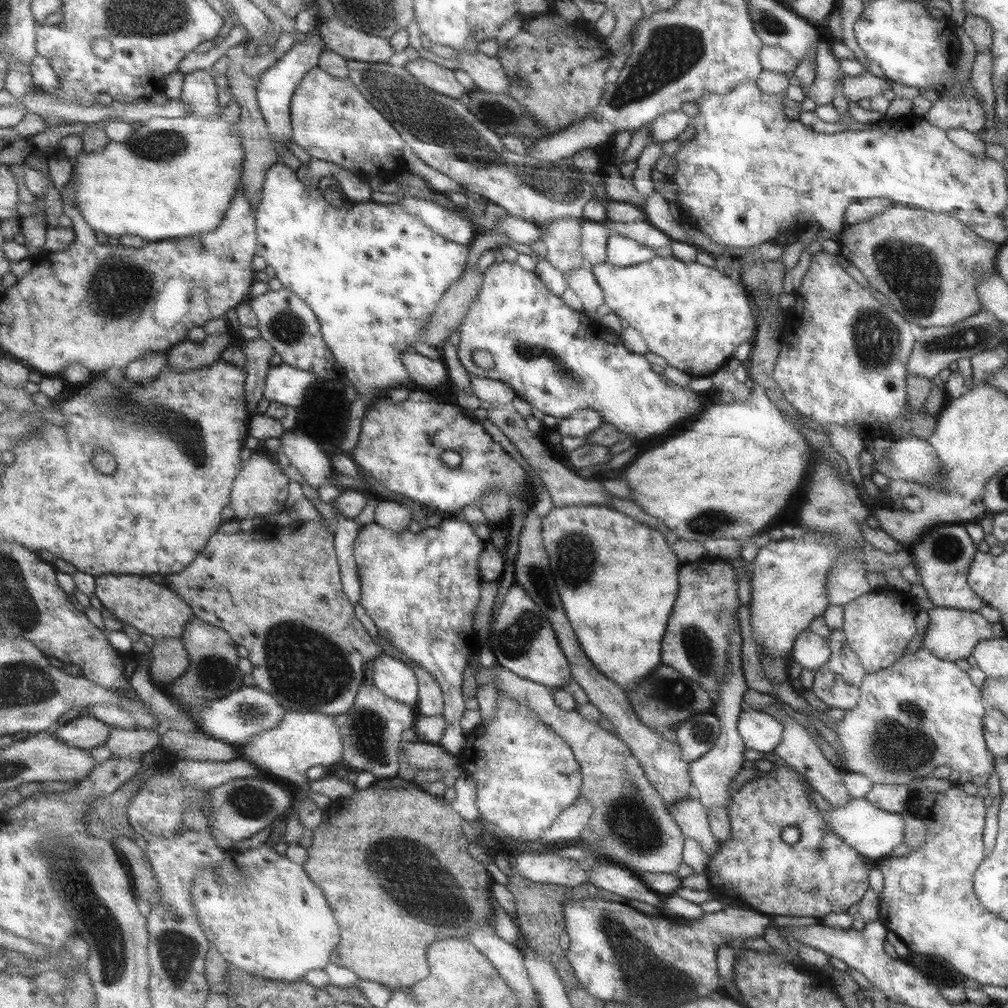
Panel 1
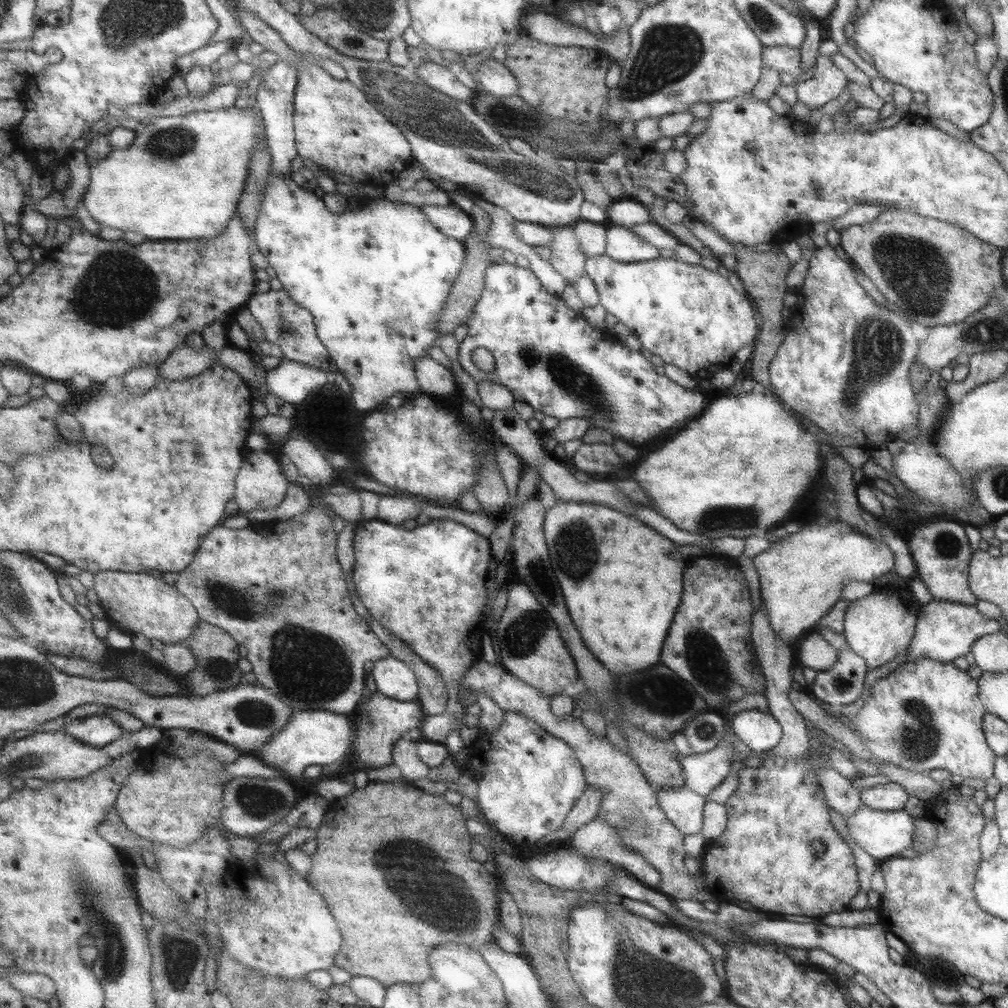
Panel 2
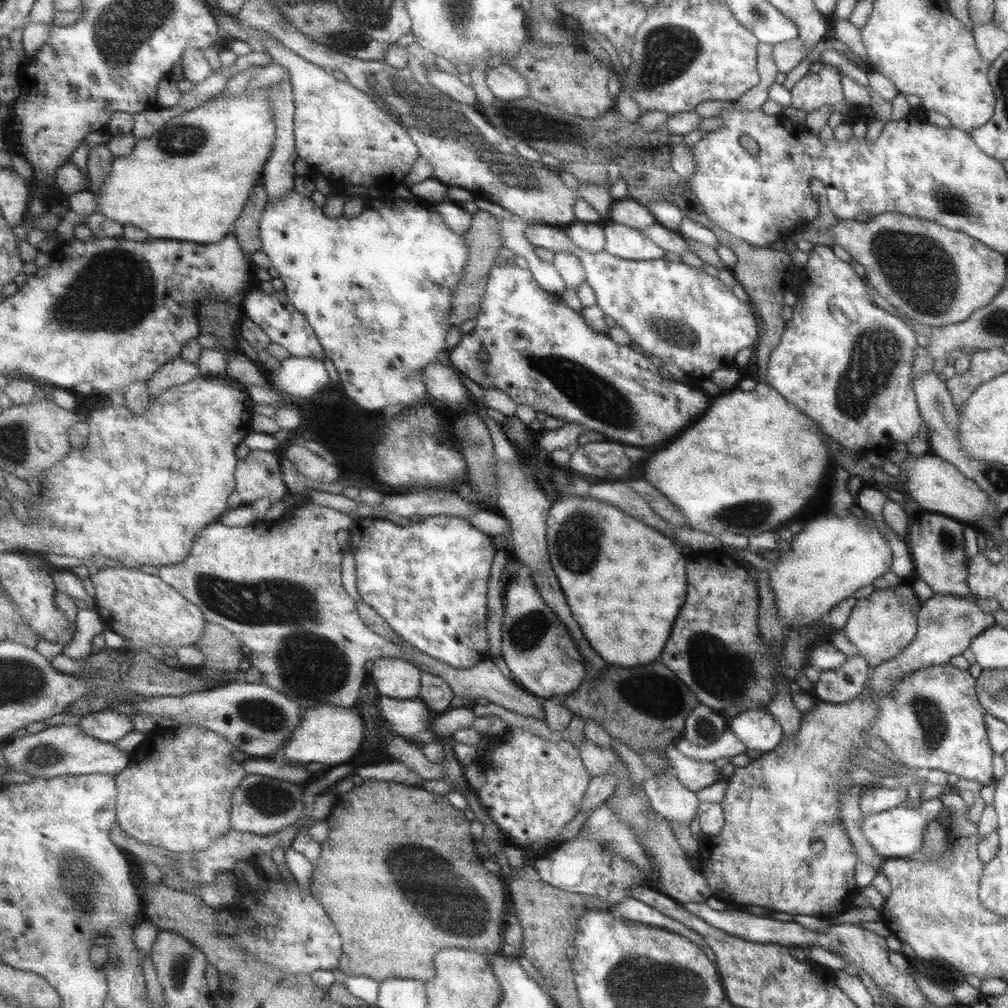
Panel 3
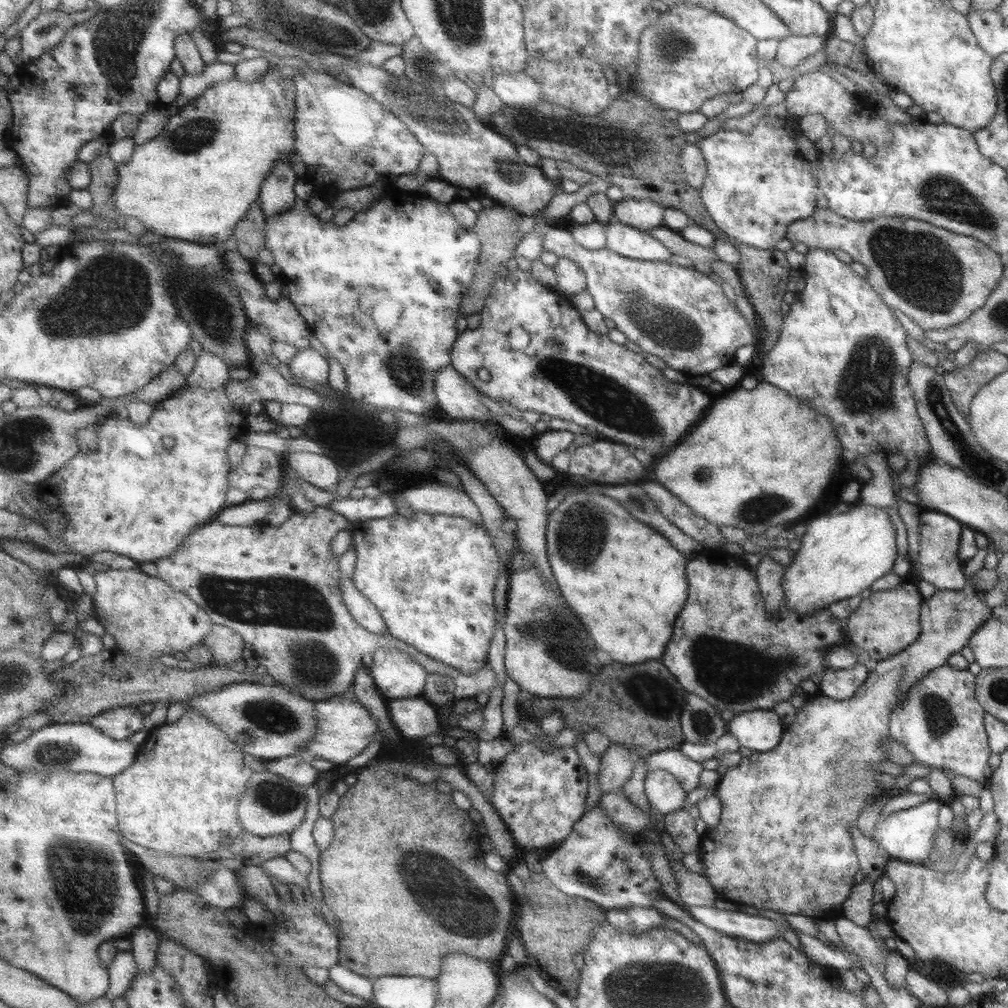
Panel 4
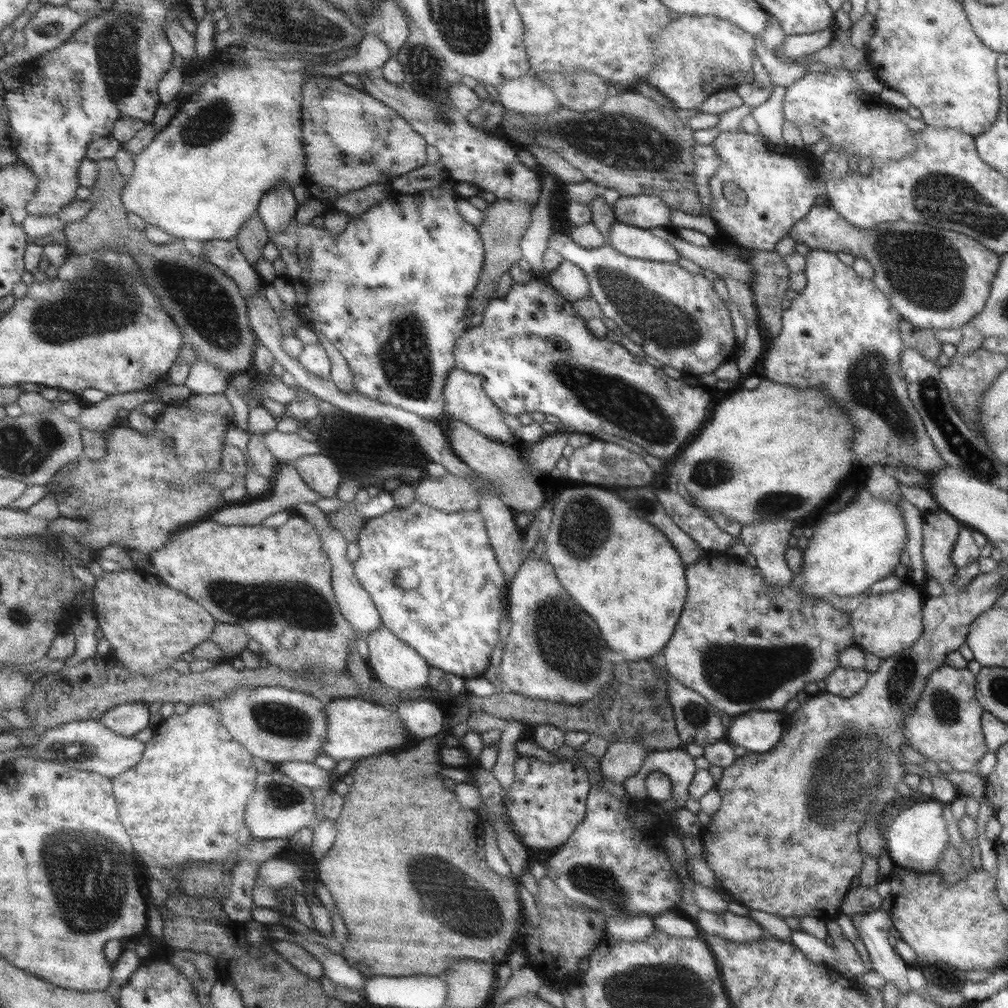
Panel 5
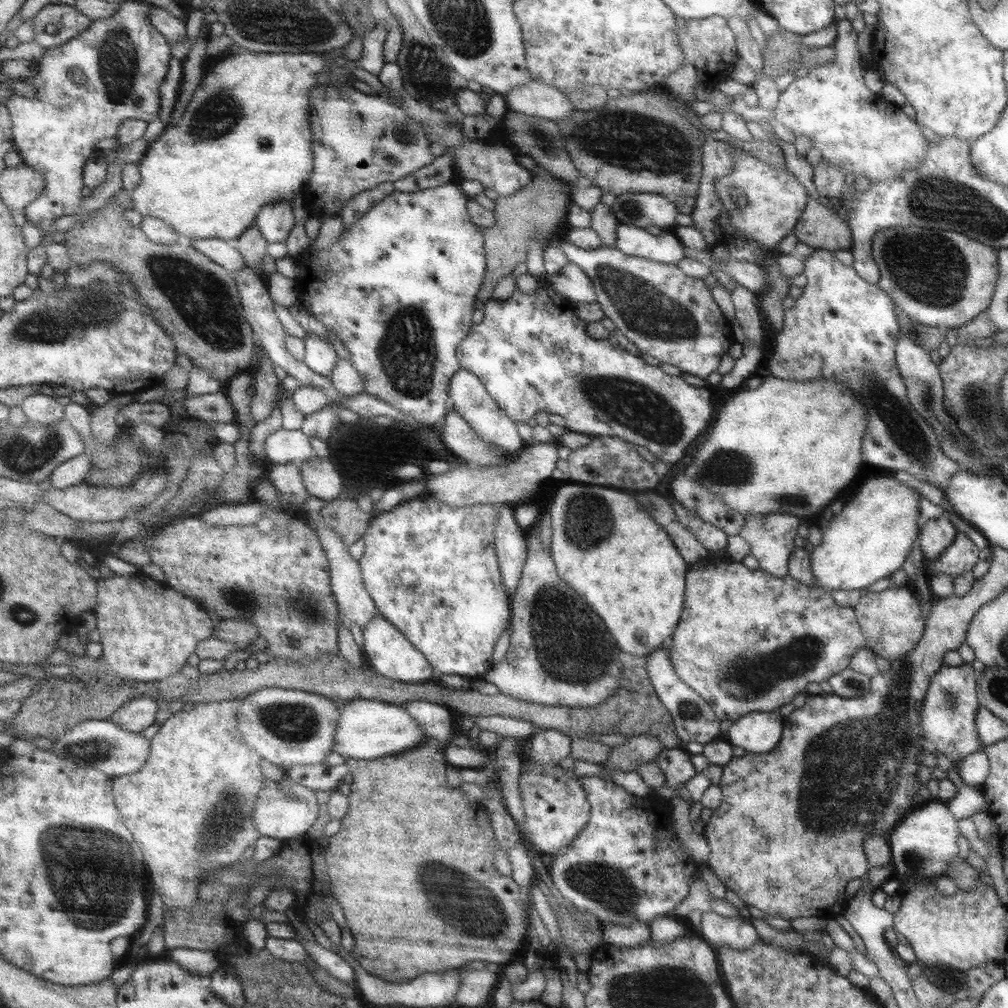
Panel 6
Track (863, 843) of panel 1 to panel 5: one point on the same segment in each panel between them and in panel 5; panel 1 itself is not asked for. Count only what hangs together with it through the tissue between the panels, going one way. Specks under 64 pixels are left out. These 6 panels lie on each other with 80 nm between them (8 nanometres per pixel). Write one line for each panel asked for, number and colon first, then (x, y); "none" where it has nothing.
2: (884, 834)
3: (897, 832)
4: (908, 835)
5: (916, 838)

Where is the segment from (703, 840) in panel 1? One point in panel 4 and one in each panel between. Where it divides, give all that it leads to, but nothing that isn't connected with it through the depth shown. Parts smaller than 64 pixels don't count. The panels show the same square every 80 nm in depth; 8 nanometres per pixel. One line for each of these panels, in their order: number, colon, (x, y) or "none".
2: (684, 807)
3: (667, 795)
4: (665, 794)

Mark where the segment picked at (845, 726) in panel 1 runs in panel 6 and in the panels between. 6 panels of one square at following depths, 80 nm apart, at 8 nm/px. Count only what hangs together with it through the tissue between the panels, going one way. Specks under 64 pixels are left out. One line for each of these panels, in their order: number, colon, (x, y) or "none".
2: (926, 715)
3: (933, 719)
4: (941, 724)
5: (946, 725)
6: (948, 712)

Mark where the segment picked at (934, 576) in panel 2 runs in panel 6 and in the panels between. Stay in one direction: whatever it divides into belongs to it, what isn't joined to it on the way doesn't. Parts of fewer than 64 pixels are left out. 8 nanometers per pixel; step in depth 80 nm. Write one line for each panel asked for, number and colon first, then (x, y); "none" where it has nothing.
3: (936, 541)
4: (940, 534)
5: (941, 530)
6: (936, 535)

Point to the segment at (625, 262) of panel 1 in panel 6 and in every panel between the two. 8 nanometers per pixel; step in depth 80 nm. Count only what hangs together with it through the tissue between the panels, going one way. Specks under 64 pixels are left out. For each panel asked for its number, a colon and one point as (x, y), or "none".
2: (625, 246)
3: (626, 242)
4: (636, 244)
5: (640, 243)
6: (665, 248)

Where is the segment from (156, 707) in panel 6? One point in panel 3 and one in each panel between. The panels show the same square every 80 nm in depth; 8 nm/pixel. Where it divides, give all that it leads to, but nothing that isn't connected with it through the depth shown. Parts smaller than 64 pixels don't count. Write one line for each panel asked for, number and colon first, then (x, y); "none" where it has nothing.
3: (110, 726)
4: (122, 723)
5: (131, 718)

